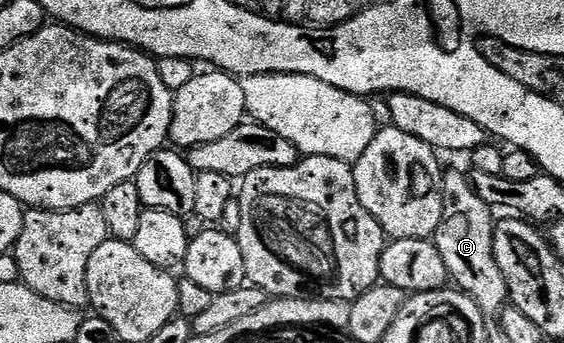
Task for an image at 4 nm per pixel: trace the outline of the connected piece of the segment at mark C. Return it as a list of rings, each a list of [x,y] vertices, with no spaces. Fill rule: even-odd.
[[[445,178],[443,220],[434,236],[436,248],[446,261],[449,278],[463,293],[471,296],[479,305],[485,318],[499,318],[509,304],[508,286],[497,258],[493,255],[493,233],[496,219],[493,208],[486,205],[467,179]]]

